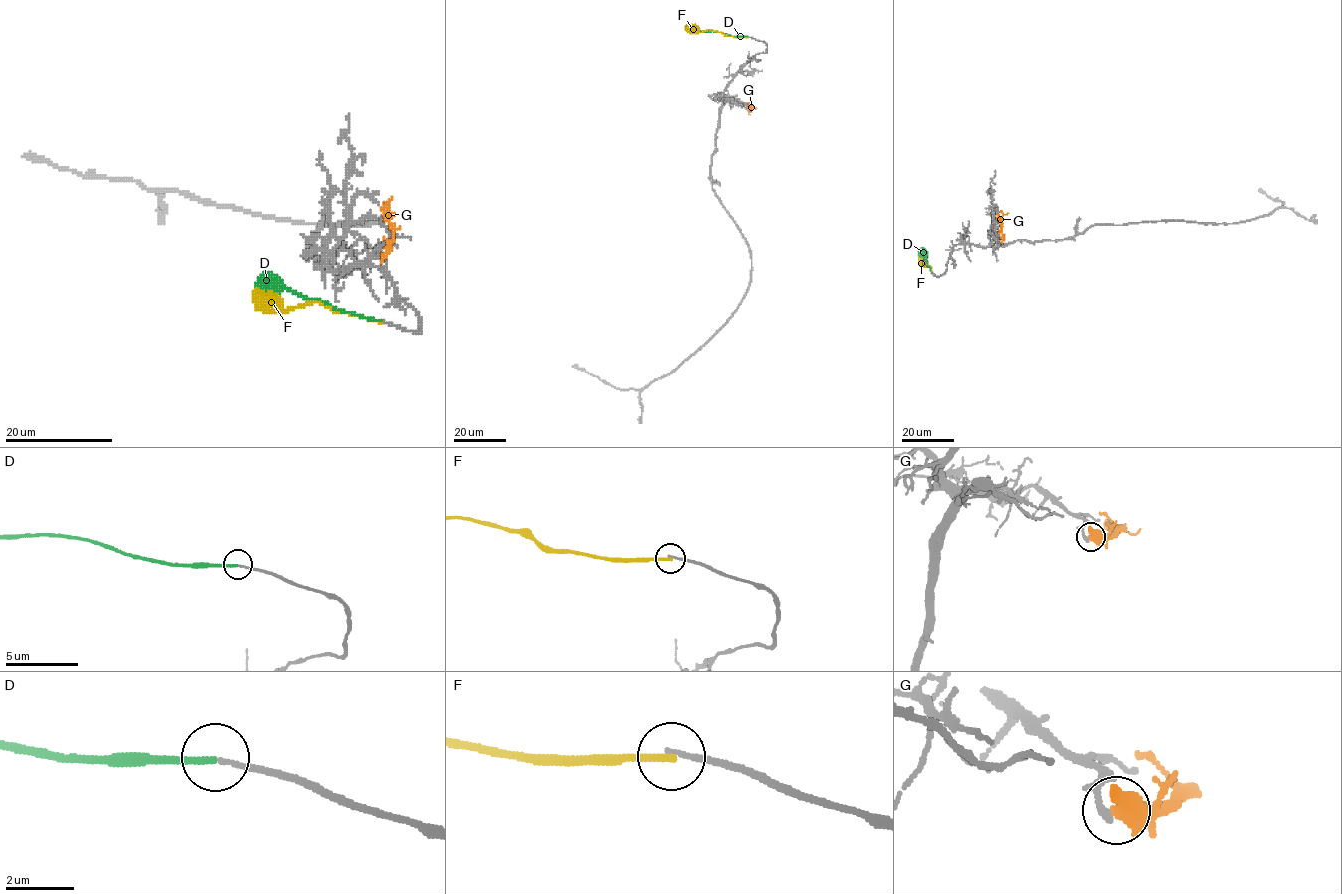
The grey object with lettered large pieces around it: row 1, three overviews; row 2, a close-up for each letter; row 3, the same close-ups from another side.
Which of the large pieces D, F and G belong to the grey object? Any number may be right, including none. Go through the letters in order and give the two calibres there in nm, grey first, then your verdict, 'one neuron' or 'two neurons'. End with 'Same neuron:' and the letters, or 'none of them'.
D: 140 nm thick on the grey side, 200 nm on the other; one neuron
F: 170 nm thick on the grey side, 240 nm on the other; two neurons
G: 240 nm thick on the grey side, 480 nm on the other; two neurons
Same neuron: D

